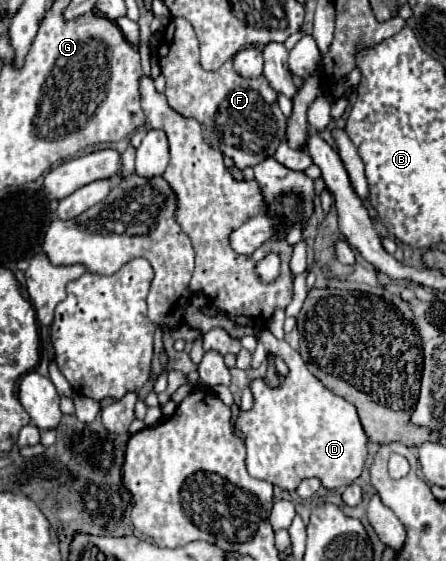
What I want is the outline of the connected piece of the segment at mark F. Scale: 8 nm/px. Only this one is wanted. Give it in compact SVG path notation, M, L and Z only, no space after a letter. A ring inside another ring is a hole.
M173 17L169 21L169 25L165 27L165 31L163 31L163 43L161 43L159 51L157 51L157 59L159 59L161 75L167 81L165 97L167 97L169 107L175 109L183 117L197 119L201 123L201 127L203 127L203 135L205 135L207 143L211 147L215 147L223 155L231 157L239 169L255 167L263 159L275 155L281 139L285 137L287 119L285 119L285 115L281 113L281 109L277 105L277 93L269 87L269 83L267 83L267 79L263 75L253 77L253 79L245 79L245 77L241 77L233 69L231 61L227 61L217 71L203 71L203 67L199 65L195 31L193 31L191 23L187 19L181 19L181 17Z

